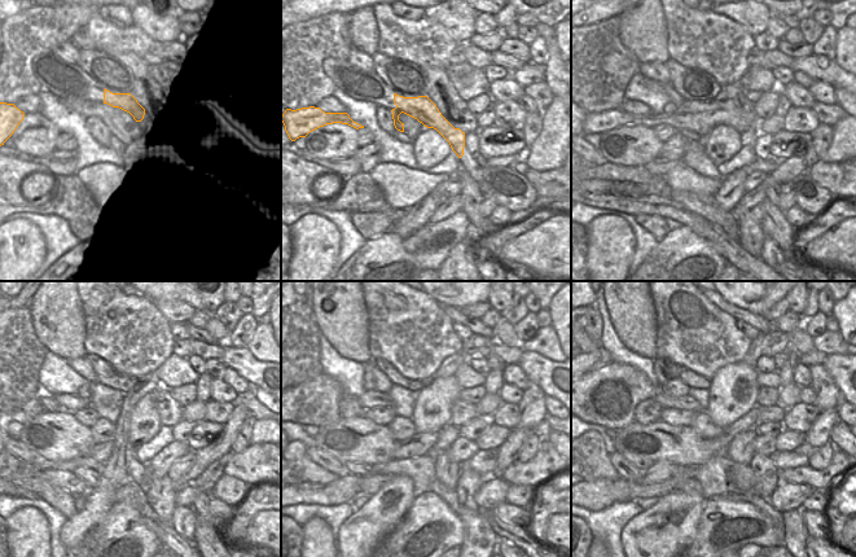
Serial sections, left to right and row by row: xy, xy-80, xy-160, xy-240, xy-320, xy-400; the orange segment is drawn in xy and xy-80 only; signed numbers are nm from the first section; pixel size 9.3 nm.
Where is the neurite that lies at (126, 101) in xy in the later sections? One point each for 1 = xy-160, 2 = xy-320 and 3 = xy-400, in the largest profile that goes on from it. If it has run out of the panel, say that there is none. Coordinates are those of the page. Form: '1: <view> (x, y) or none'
1: xy-160 (701, 117)
2: xy-320 (461, 412)
3: xy-400 (775, 413)

